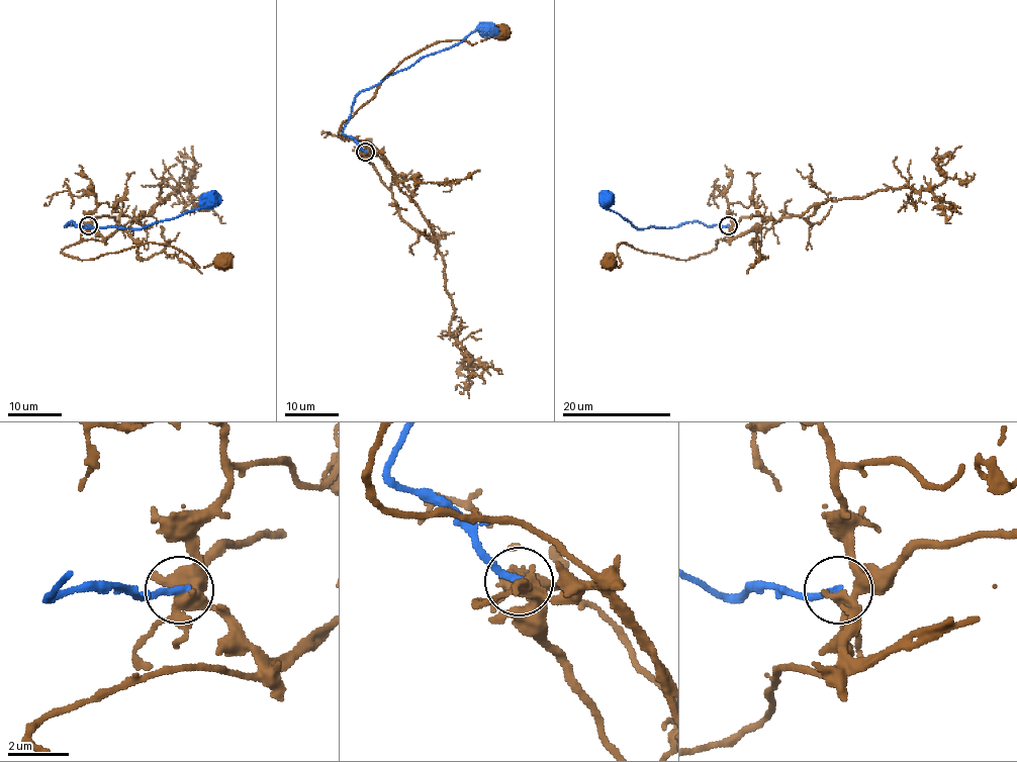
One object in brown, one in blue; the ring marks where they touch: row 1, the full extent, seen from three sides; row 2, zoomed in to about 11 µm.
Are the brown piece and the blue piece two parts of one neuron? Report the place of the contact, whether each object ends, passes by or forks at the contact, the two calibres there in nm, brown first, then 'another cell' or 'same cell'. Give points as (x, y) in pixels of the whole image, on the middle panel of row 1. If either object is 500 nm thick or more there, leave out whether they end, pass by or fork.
(365, 152) | brown forks | blue ends | 280/260 nm | another cell

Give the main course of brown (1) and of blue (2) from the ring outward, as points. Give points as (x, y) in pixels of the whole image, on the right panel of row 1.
1: (729, 225), (727, 241), (686, 260), (625, 242), (617, 248), (619, 266), (609, 262)
2: (729, 225), (685, 221), (668, 228), (637, 228), (607, 208), (609, 200)

